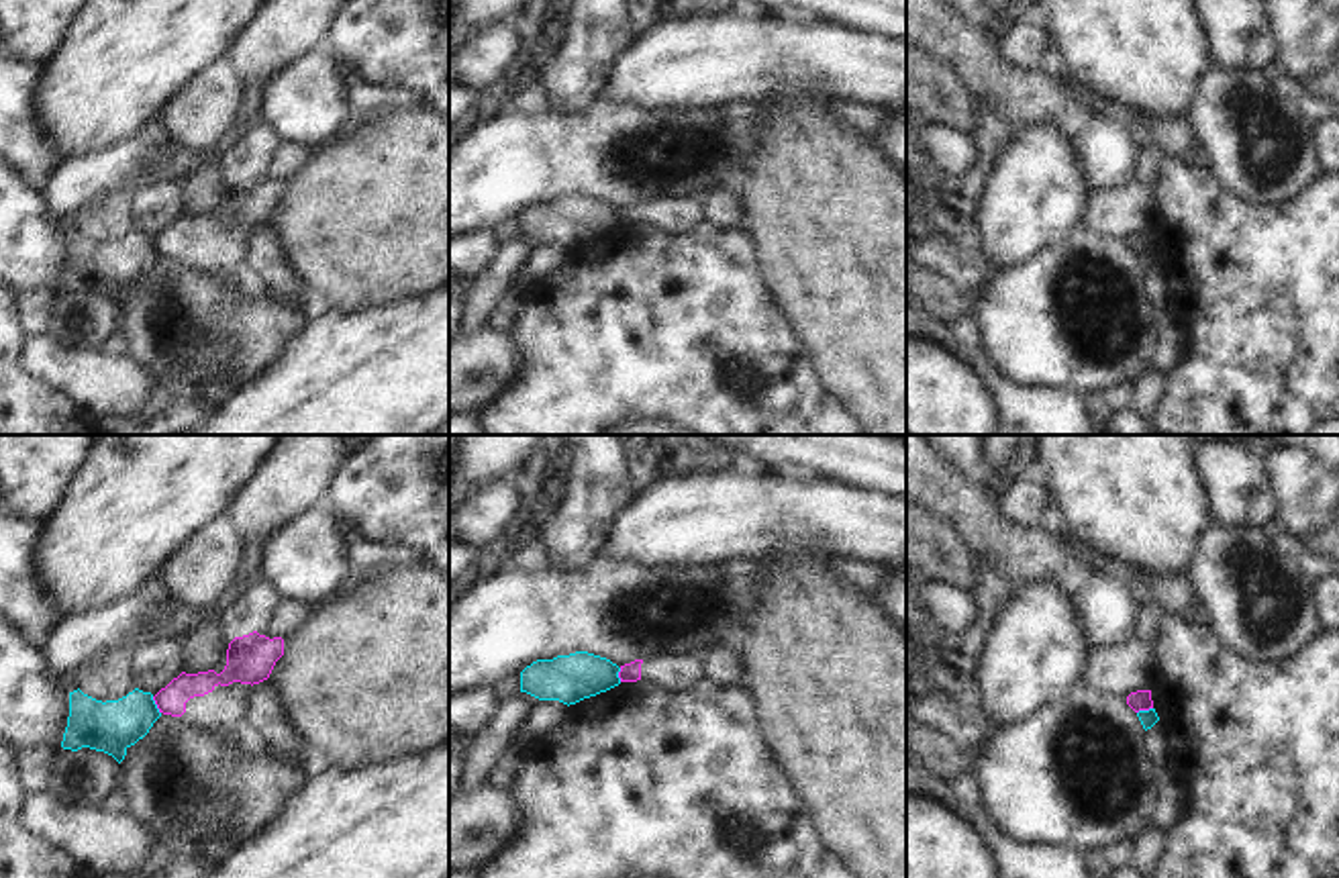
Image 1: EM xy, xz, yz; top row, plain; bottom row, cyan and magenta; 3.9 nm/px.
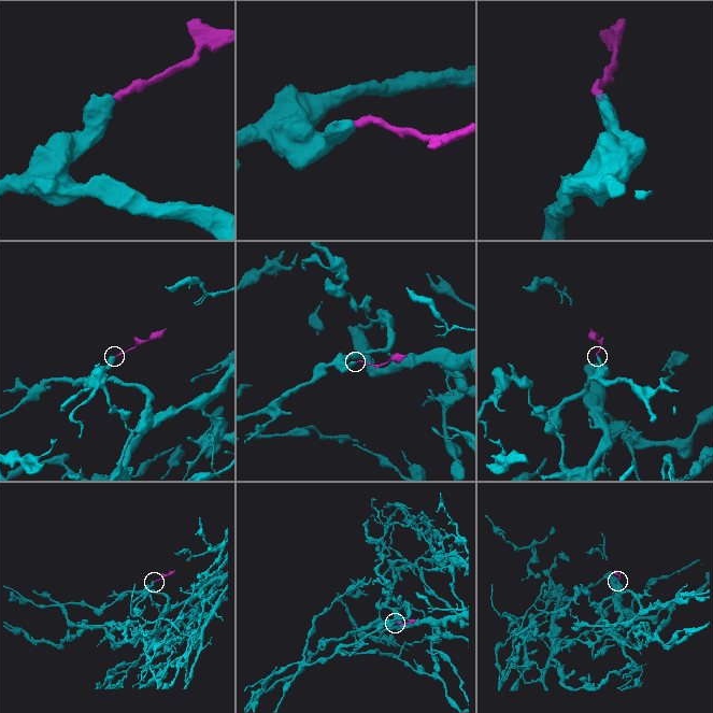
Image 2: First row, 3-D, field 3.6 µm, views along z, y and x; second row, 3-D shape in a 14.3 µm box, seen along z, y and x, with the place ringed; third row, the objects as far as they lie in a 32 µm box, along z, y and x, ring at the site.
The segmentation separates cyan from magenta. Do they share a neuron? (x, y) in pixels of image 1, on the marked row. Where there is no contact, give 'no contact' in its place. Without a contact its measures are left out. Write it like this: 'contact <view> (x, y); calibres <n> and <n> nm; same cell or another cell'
contact xy (156, 705); calibres 200 and 120 nm; another cell

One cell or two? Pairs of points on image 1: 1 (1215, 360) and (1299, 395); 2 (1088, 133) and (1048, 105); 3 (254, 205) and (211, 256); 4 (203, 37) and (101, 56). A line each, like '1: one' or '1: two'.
1: one
2: two
3: one
4: one

